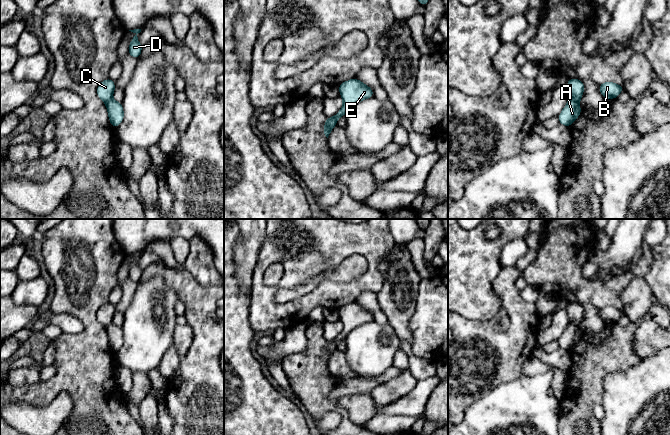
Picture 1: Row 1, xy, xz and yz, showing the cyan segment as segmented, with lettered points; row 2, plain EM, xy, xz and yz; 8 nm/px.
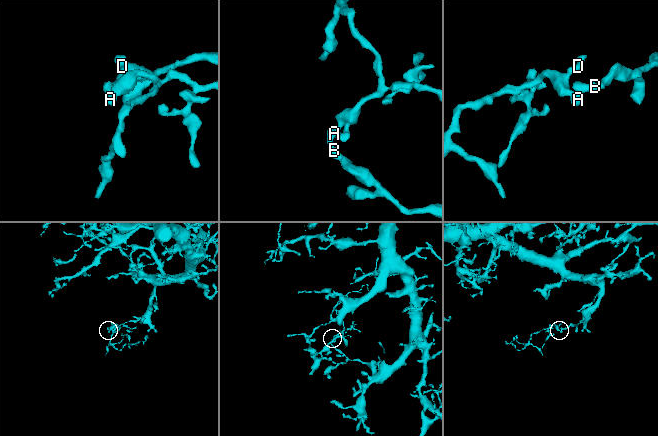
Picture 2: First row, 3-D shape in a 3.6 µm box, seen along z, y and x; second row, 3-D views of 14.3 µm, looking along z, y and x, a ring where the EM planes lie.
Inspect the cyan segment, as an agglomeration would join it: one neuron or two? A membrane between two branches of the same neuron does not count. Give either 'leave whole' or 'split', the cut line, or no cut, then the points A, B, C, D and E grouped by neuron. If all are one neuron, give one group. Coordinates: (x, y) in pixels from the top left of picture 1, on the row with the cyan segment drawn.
split; cut in yz along (570, 98), (578, 103); A D E / B C

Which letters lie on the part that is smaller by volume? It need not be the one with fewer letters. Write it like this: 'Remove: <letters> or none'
Remove: A, D, E

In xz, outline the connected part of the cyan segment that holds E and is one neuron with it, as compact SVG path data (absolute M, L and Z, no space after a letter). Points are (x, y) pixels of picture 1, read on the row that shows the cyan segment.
M356 77L338 85L340 96L343 100L342 108L333 119L337 122L342 116L346 116L348 110L356 103L374 97L373 89L365 85Z

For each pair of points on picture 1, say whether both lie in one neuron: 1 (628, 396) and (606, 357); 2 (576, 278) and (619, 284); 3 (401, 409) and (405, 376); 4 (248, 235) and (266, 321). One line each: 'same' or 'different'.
1: different
2: same
3: different
4: different

